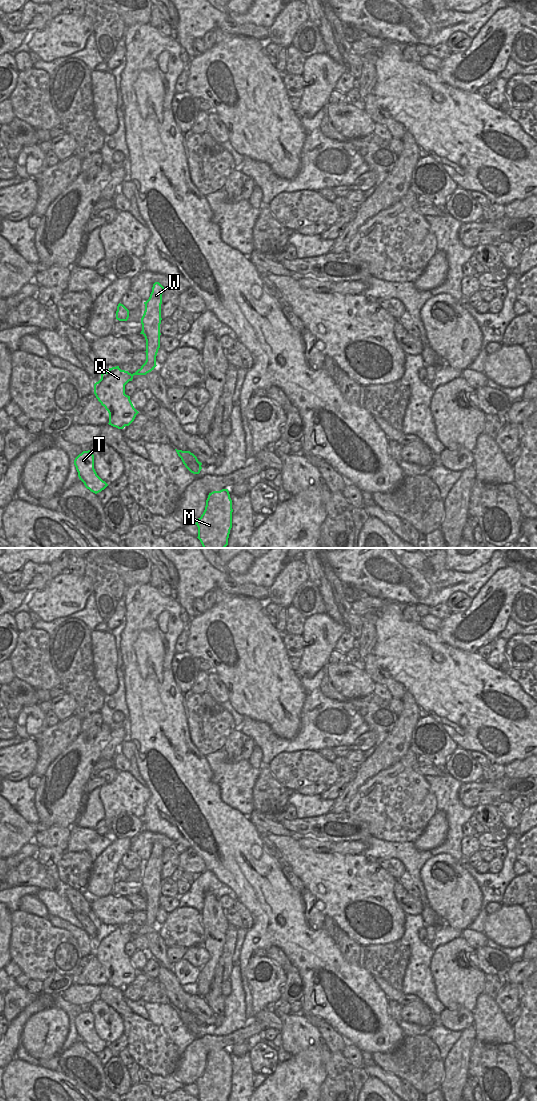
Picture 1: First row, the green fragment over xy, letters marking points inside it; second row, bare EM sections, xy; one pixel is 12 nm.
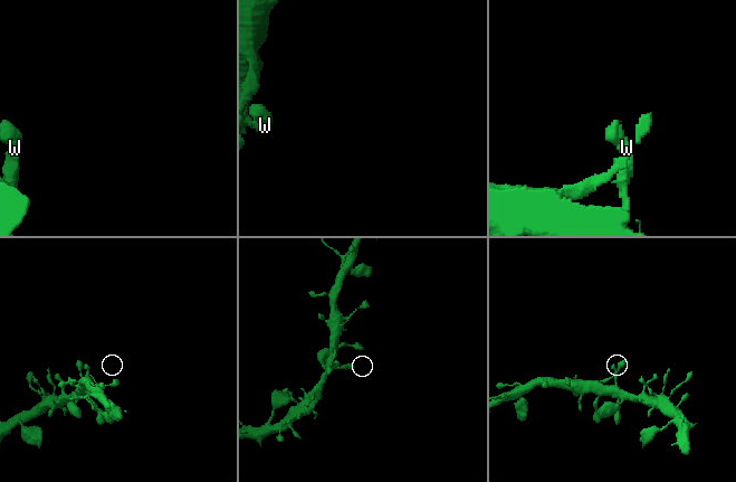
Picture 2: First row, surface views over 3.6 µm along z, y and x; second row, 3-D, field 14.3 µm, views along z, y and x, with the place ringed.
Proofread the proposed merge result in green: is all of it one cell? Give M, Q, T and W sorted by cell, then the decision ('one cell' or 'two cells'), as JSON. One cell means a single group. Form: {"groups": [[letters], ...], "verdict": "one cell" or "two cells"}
{"groups": [["M", "Q", "T", "W"]], "verdict": "one cell"}

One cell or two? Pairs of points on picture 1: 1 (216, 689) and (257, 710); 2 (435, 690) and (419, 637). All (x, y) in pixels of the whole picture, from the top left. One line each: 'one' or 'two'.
1: two
2: one

